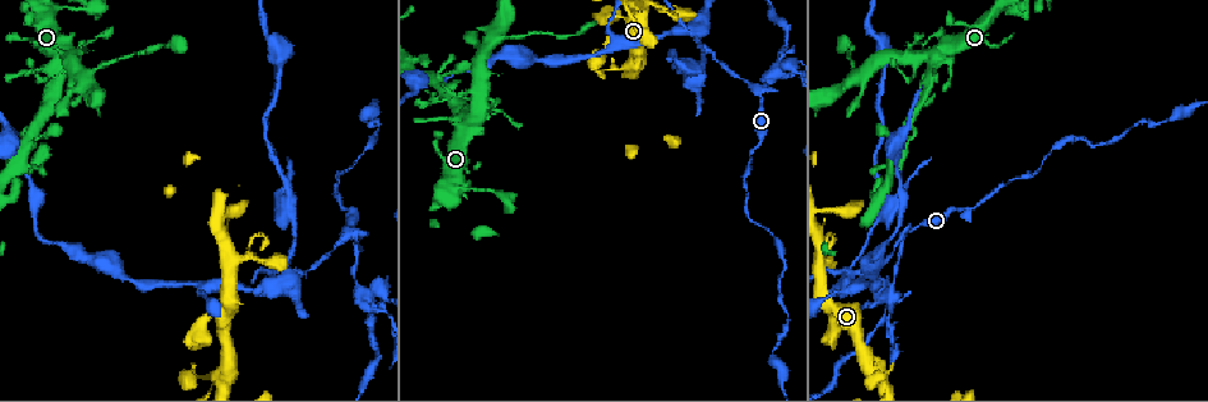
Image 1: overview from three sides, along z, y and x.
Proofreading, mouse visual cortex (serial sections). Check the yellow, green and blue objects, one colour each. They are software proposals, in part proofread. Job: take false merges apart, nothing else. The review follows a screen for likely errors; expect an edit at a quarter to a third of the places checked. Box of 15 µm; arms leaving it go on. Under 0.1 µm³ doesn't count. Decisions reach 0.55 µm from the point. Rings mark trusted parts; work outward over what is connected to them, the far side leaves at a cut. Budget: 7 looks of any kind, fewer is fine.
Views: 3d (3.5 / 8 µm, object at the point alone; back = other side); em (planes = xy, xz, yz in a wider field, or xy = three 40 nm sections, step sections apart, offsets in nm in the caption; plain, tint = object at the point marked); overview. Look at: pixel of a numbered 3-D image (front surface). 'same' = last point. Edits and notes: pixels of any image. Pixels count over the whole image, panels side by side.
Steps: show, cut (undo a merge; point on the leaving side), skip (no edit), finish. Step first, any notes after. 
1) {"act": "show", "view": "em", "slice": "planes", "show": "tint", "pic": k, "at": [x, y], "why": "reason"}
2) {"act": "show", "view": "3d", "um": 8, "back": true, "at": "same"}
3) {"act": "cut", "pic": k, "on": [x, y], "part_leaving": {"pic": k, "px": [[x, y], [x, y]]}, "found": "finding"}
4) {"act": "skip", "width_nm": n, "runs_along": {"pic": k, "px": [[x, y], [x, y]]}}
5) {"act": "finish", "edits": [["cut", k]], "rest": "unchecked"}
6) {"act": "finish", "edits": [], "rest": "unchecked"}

{"act": "show", "view": "3d", "um": 3.5, "pic": 1, "at": [966, 210], "why": "sudden change in width"}

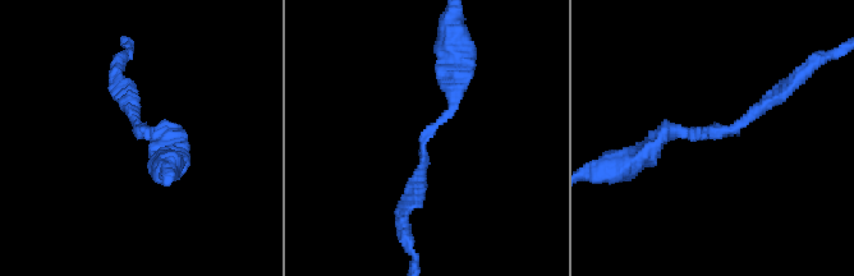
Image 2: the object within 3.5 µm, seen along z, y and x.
{"act": "show", "view": "em", "slice": "xy", "step": 3, "show": "tint", "pic": 2, "at": [433, 130], "arm_widths_nm": [150, 250], "why": "need the tissue"}

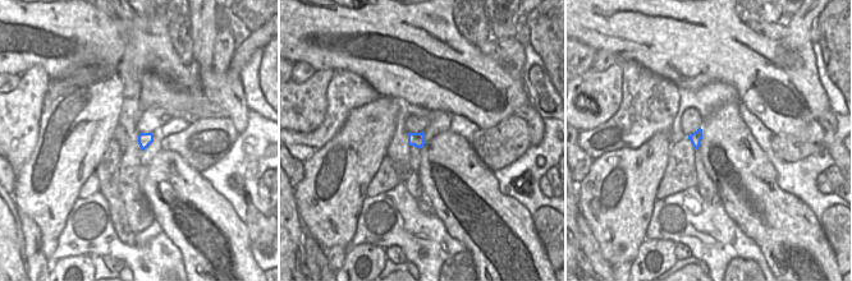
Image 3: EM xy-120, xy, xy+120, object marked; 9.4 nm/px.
{"act": "skip", "runs_along": {"pic": 2, "px": [[639, 159], [666, 130], [734, 130], [777, 96]]}, "found": "one cell here"}

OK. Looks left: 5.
{"act": "show", "view": "3d", "um": 3.5, "pic": 1, "at": [354, 227], "why": "sudden change in width"}

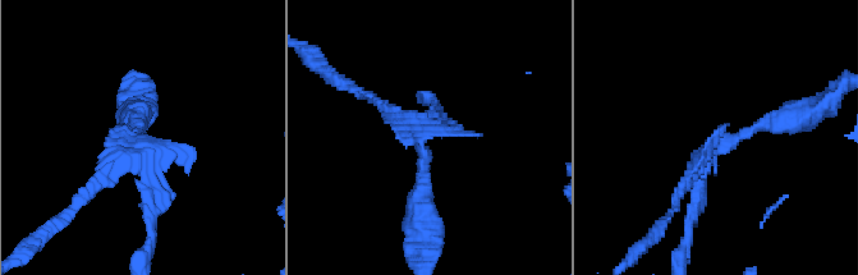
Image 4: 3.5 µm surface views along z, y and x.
{"act": "show", "view": "em", "slice": "xy", "step": 5, "show": "tint", "pic": 4, "at": [419, 140]}

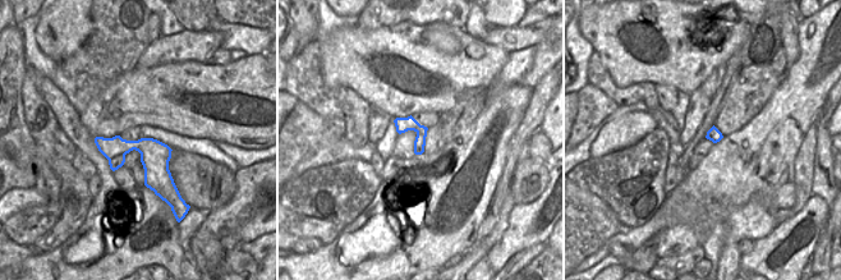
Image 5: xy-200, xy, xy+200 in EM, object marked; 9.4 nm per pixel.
{"act": "show", "view": "em", "slice": "xy", "step": 1, "show": "tint", "at": "same", "why": "cut it another way"}

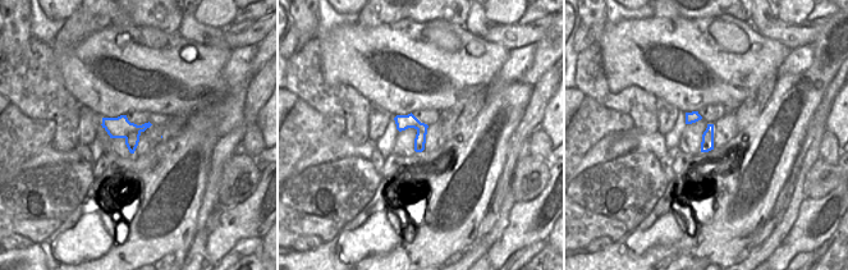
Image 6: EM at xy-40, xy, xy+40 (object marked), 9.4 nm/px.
{"act": "cut", "pic": 4, "on": [178, 157], "border": {"pic": 6, "px": [[140, 131], [133, 131], [125, 138]]}, "found": "two cells meet here"}

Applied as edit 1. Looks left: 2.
{"act": "show", "view": "3d", "um": 3.5, "pic": 1, "at": [854, 61], "why": "thick turns thin"}

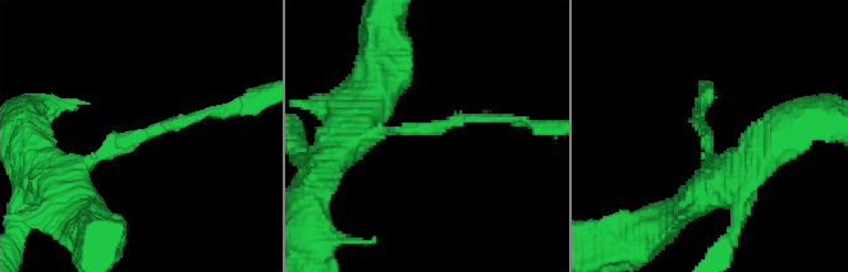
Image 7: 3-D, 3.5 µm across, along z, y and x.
{"act": "show", "view": "em", "slice": "xy", "step": 3, "show": "tint", "pic": 7, "at": [409, 127], "arm_widths_nm": [150, 450]}

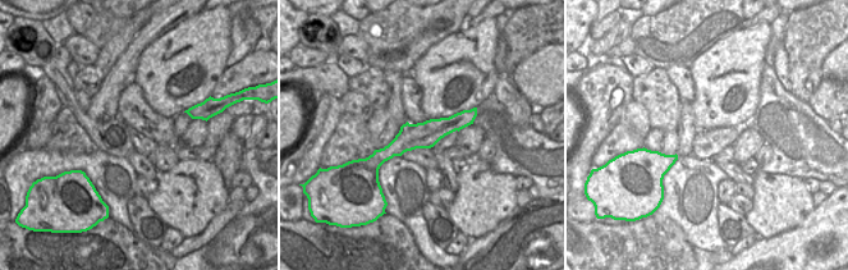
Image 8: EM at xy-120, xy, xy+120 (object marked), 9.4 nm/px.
{"act": "cut", "pic": 7, "on": [421, 129], "part_leaving": {"pic": 7, "px": [[386, 130], [500, 118]]}, "found": "two cells meet here"}

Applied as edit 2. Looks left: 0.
{"act": "finish", "edits": [["cut", 4], ["cut", 7]], "rest": "unchecked"}

